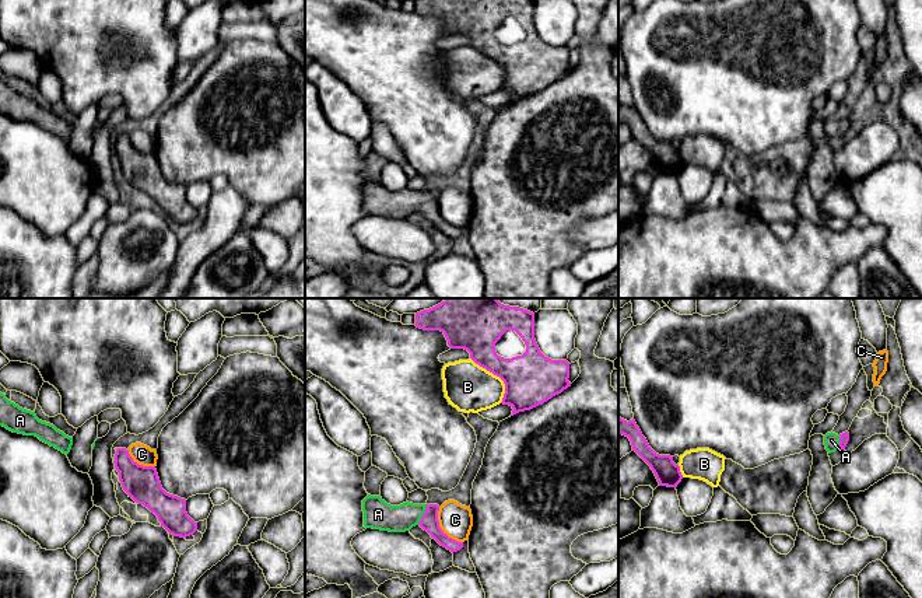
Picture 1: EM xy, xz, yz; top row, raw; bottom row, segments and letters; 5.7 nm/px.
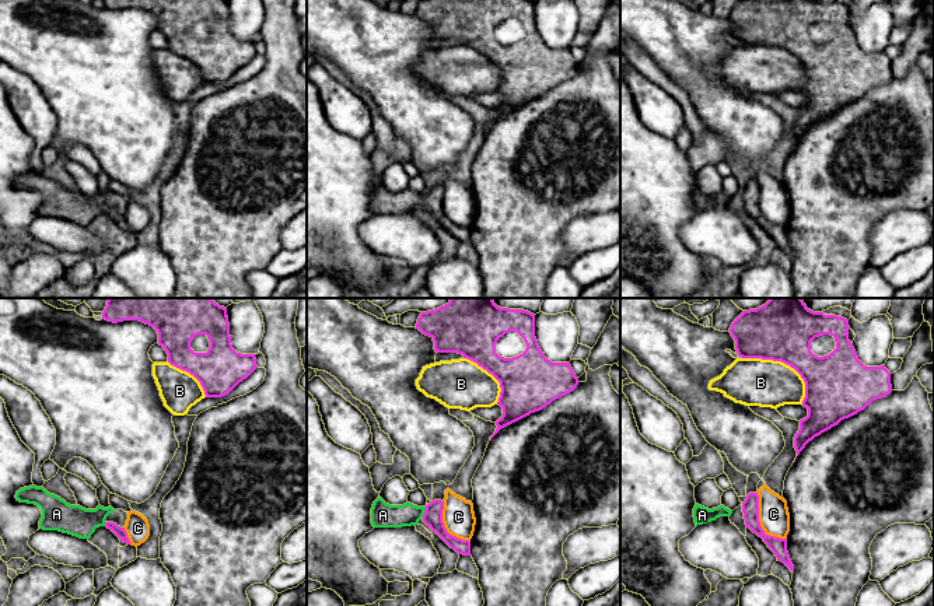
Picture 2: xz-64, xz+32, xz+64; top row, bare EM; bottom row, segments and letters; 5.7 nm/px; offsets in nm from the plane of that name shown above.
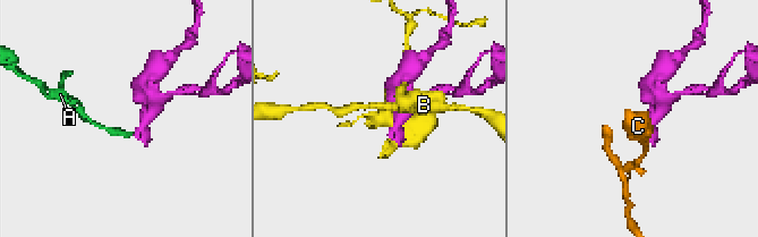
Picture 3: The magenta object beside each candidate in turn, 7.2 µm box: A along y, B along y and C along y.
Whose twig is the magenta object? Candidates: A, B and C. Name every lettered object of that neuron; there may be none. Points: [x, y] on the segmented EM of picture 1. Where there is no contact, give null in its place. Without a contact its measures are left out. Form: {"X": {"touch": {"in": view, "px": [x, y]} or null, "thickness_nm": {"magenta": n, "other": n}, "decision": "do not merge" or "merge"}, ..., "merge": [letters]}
{"A": {"touch": {"in": "xz", "px": [424, 514]}, "thickness_nm": {"magenta": 100, "other": 160}, "decision": "merge"}, "B": {"touch": {"in": "xz", "px": [497, 376]}, "thickness_nm": {"magenta": 300, "other": 280}, "decision": "do not merge"}, "C": {"touch": {"in": "xz", "px": [440, 528]}, "thickness_nm": {"magenta": 100, "other": 190}, "decision": "do not merge"}, "merge": ["A"]}

